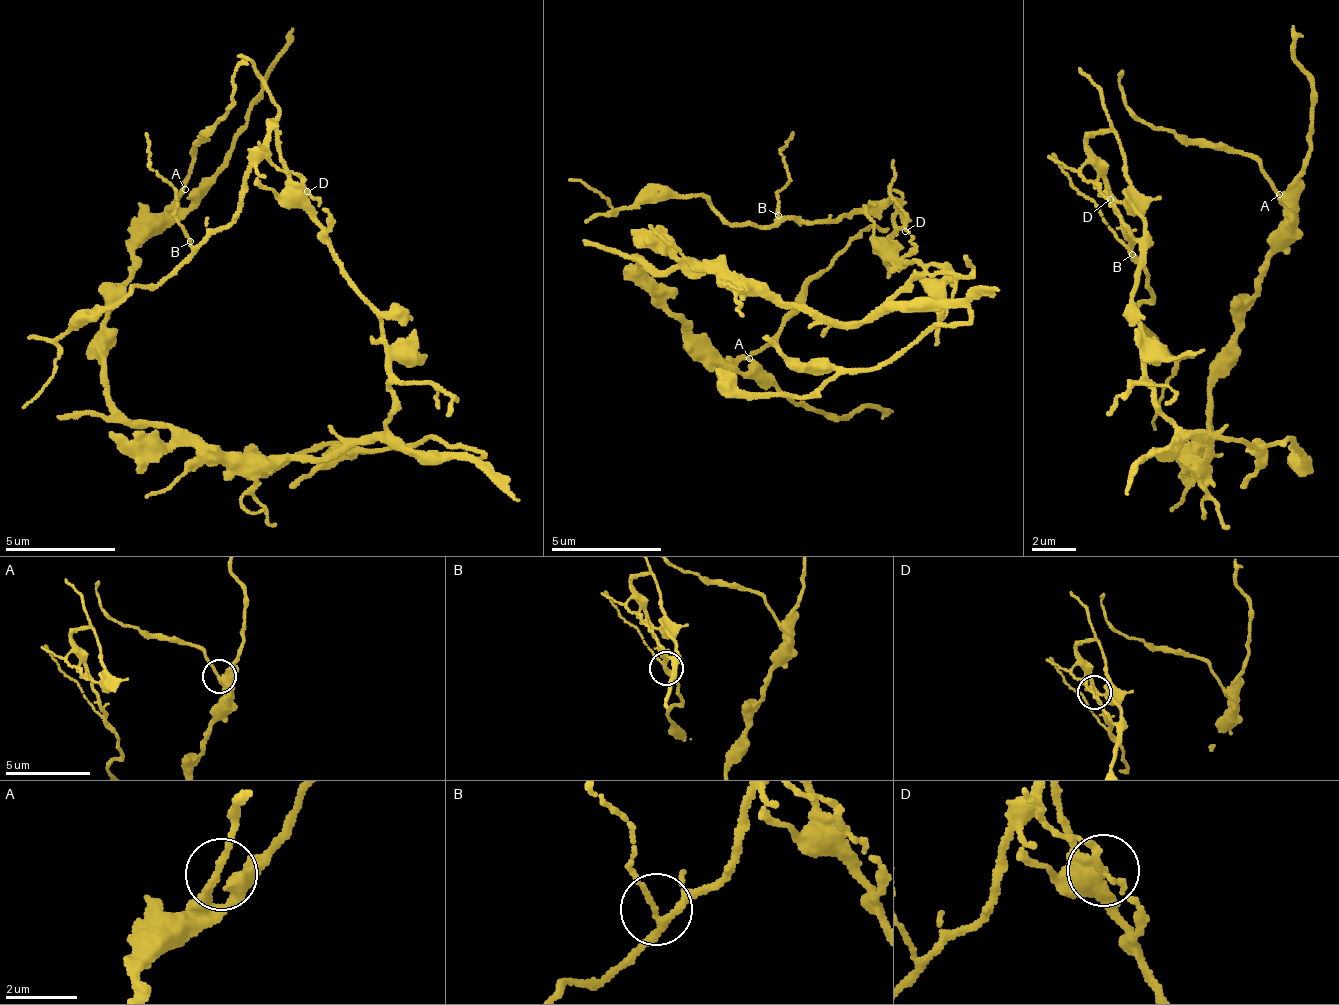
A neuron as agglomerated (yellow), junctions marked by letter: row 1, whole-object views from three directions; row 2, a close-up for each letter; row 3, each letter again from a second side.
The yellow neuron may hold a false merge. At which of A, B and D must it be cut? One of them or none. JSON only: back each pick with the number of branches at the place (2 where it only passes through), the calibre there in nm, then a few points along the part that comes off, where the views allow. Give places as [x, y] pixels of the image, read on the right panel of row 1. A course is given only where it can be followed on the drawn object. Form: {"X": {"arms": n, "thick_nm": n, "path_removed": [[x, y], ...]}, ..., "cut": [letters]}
{"D": {"arms": 2, "thick_nm": 130, "path_removed": [[1112, 197], [1091, 182], [1090, 167], [1154, 295], [1136, 314], [1174, 362], [1156, 430]]}, "cut": ["D"]}

